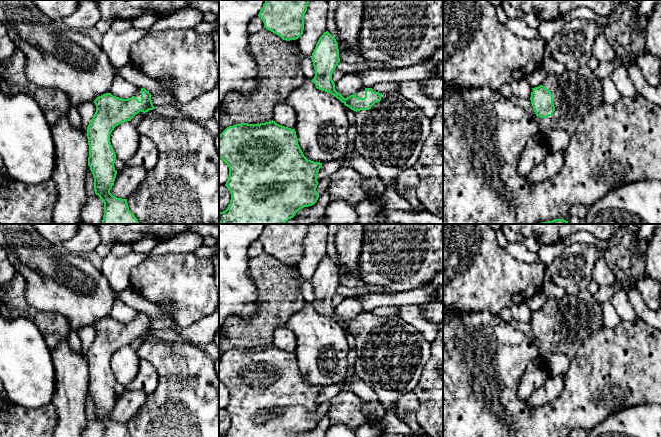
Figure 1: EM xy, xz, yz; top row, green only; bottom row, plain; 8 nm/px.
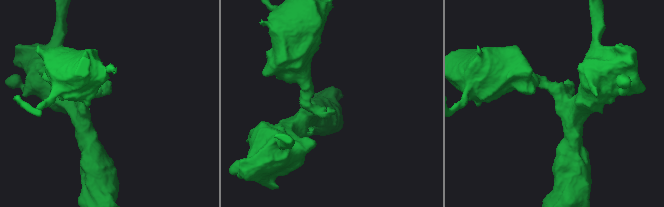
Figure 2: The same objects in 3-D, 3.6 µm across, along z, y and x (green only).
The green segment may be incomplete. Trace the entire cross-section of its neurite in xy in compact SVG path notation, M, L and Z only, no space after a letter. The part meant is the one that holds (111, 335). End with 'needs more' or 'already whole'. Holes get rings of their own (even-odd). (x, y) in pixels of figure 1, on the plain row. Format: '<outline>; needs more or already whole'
M138 312L136 317L128 323L113 320L111 317L103 318L94 324L96 336L87 351L87 362L89 369L88 390L94 401L94 415L104 427L104 437L132 437L129 434L127 423L121 423L110 417L117 399L114 387L116 378L110 366L110 359L114 352L121 347L131 345L139 336L146 337L154 334L161 337L158 331L154 331L151 318L145 312Z; needs more

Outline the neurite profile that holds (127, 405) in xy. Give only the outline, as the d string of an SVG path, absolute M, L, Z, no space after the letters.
M142 390L125 391L120 396L117 396L110 417L117 422L127 423L139 412L147 397L148 394Z

